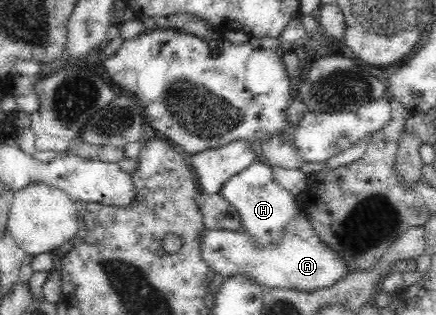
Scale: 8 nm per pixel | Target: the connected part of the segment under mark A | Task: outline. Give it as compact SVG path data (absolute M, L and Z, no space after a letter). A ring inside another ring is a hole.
M301 211L298 217L285 227L284 235L277 244L268 244L262 249L259 245L253 245L249 233L207 229L202 232L201 256L214 273L221 274L221 276L244 274L244 276L253 279L255 283L261 285L263 288L317 291L319 288L326 288L336 284L337 280L340 280L340 278L343 278L343 276L349 273L349 269L345 267L345 264L339 259L337 253L333 252L333 249L329 249L329 245L322 243L321 239L317 237L317 233L313 231L312 223L305 219L305 215Z

